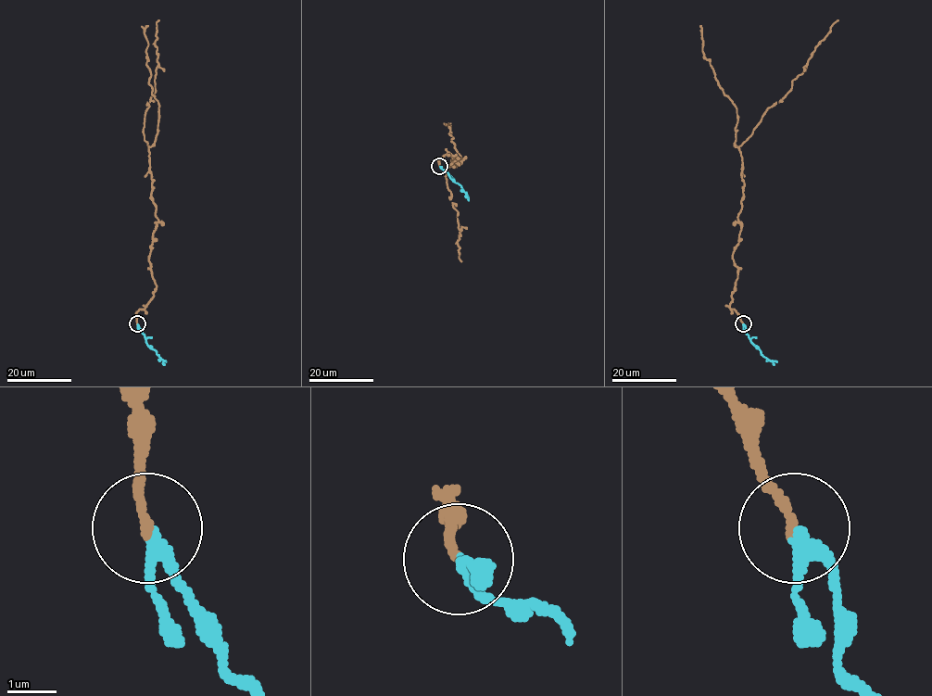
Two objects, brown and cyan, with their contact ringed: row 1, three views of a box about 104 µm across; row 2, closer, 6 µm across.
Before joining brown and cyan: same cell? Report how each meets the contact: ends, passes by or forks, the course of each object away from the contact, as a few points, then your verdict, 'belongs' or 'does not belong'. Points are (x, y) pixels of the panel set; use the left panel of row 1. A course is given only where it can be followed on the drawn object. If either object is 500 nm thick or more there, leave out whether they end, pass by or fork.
brown ends there; cyan passes by; brown runs (137, 323), (136, 312), (145, 308), (156, 288), (148, 256), (158, 221), (143, 127), (155, 92), (159, 20); cyan runs (137, 323), (145, 342), (167, 361); belongs

